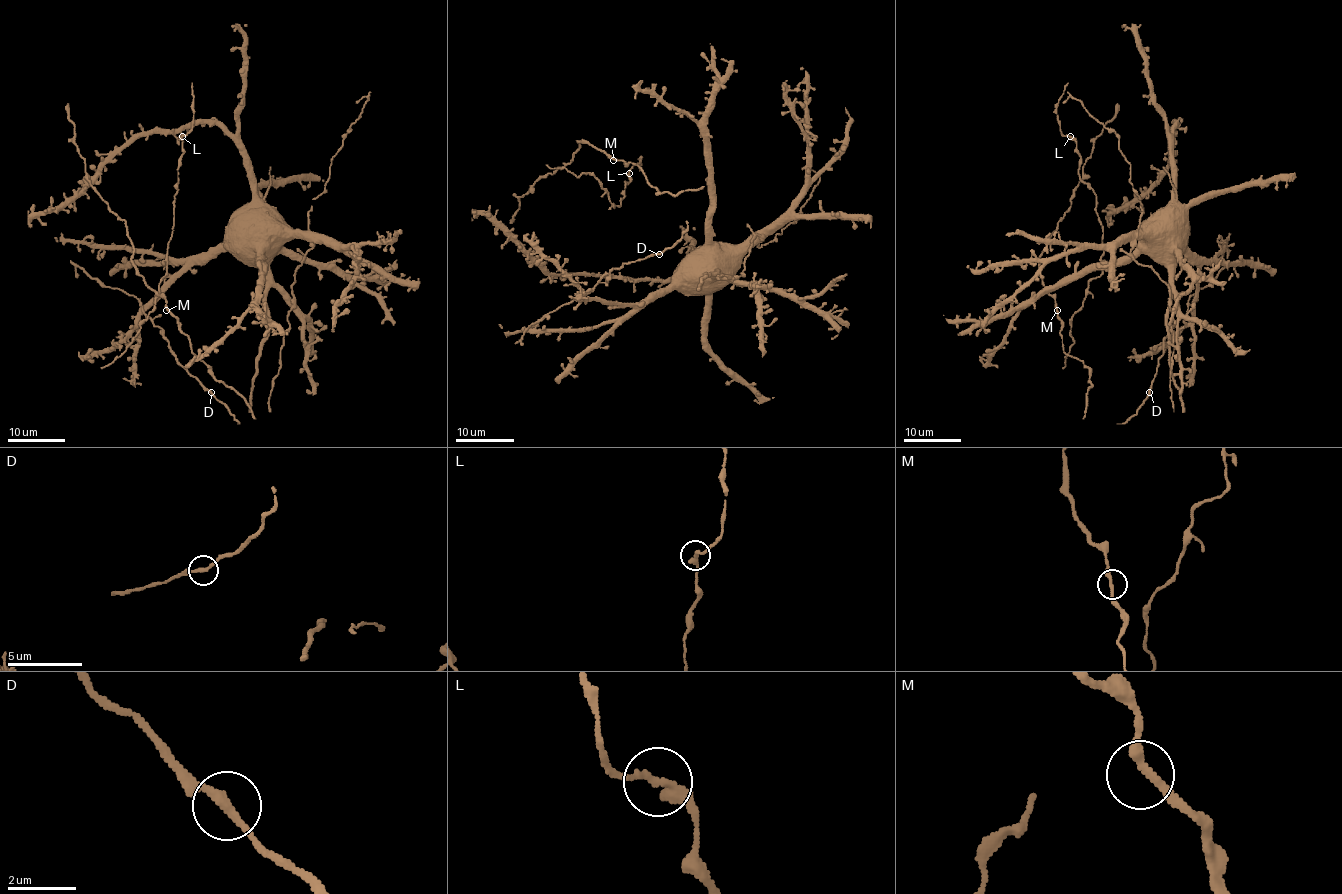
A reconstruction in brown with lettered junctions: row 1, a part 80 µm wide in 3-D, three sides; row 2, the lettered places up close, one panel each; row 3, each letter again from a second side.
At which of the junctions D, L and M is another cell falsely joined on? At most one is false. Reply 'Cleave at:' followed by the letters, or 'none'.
Cleave at: none

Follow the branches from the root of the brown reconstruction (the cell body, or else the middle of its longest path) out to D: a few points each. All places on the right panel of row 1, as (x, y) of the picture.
D: (1149, 235), (1162, 250), (1181, 250), (1197, 266), (1191, 320), (1187, 325), (1180, 317), (1170, 326), (1149, 392)

